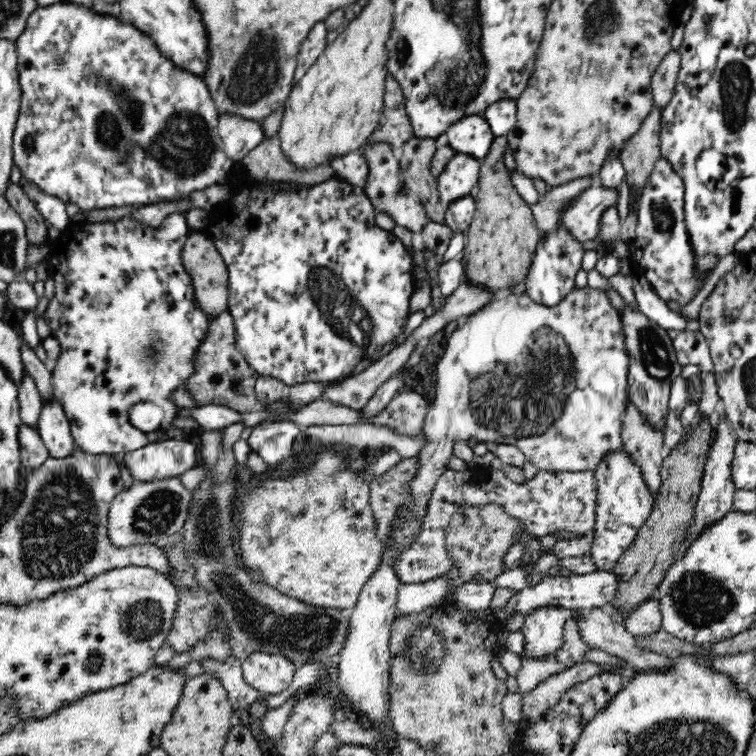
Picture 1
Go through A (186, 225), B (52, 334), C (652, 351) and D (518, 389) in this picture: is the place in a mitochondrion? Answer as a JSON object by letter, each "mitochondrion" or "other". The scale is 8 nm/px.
{"A":"other","B":"other","C":"mitochondrion","D":"mitochondrion"}

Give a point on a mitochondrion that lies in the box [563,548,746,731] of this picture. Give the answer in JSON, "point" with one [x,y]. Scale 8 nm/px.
{"point":[701,599]}

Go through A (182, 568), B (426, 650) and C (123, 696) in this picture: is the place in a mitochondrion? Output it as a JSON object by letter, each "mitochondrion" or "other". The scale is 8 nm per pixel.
{"A":"mitochondrion","B":"mitochondrion","C":"other"}

